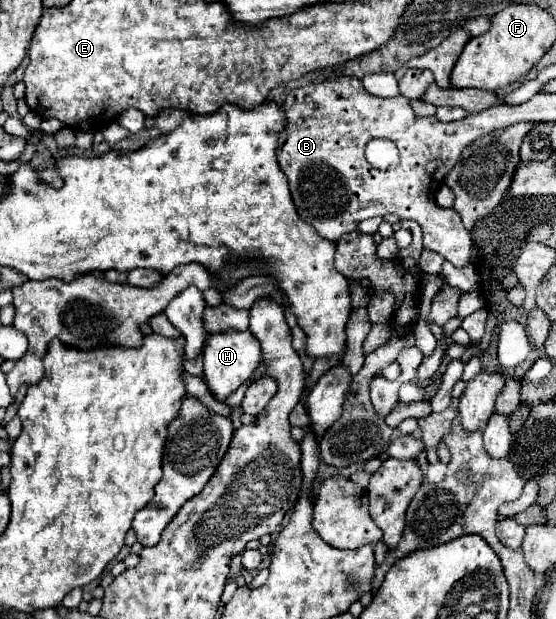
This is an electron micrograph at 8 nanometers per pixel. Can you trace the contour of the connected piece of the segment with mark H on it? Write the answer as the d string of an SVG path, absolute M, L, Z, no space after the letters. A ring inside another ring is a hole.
M226 330L226 334L212 334L208 336L204 348L206 382L212 388L212 392L218 396L218 400L224 400L254 374L254 370L260 366L260 360L262 360L262 350L258 346L258 340L248 330L246 332Z

